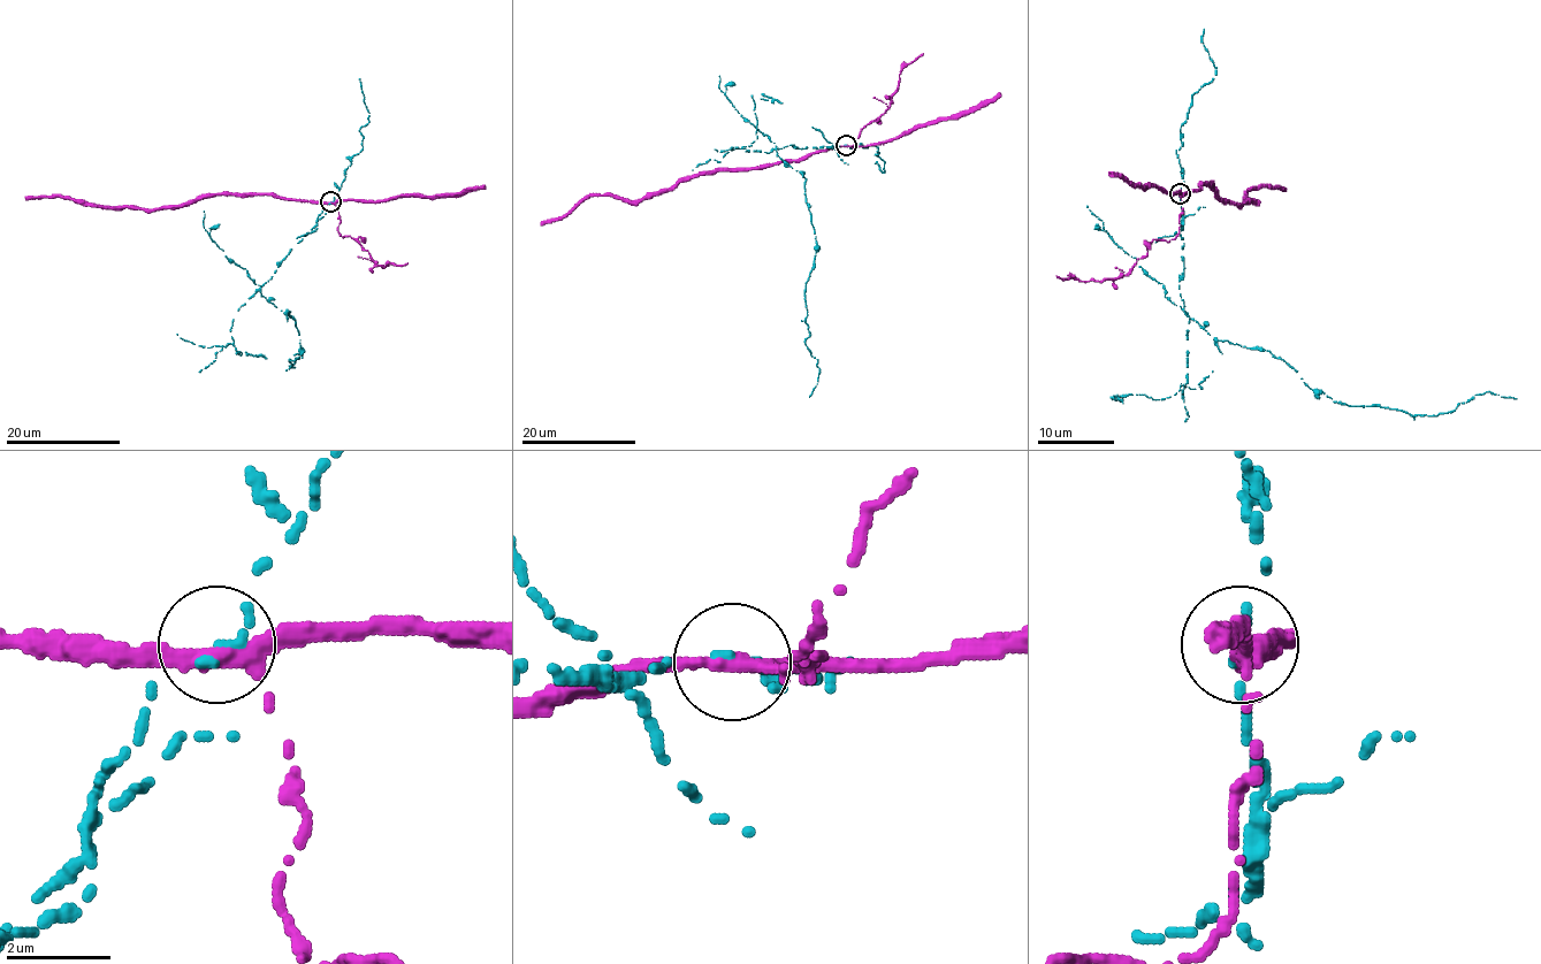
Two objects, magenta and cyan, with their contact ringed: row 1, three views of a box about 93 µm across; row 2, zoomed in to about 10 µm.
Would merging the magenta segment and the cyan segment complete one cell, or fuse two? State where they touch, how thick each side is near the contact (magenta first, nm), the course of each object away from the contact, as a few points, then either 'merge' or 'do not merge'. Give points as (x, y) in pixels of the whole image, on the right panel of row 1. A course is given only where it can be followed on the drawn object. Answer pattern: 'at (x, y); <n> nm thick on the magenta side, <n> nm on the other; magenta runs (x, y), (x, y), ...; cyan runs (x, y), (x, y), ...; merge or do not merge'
at (1180, 193); 280 nm thick on the magenta side, 190 nm on the other; magenta runs (1180, 194), (1210, 183), (1223, 200), (1236, 205), (1253, 200), (1246, 197), (1252, 189), (1287, 188); cyan runs (1180, 193), (1180, 296), (1214, 342), (1281, 357), (1311, 389), (1349, 406), (1436, 417), (1479, 393), (1517, 399); do not merge

